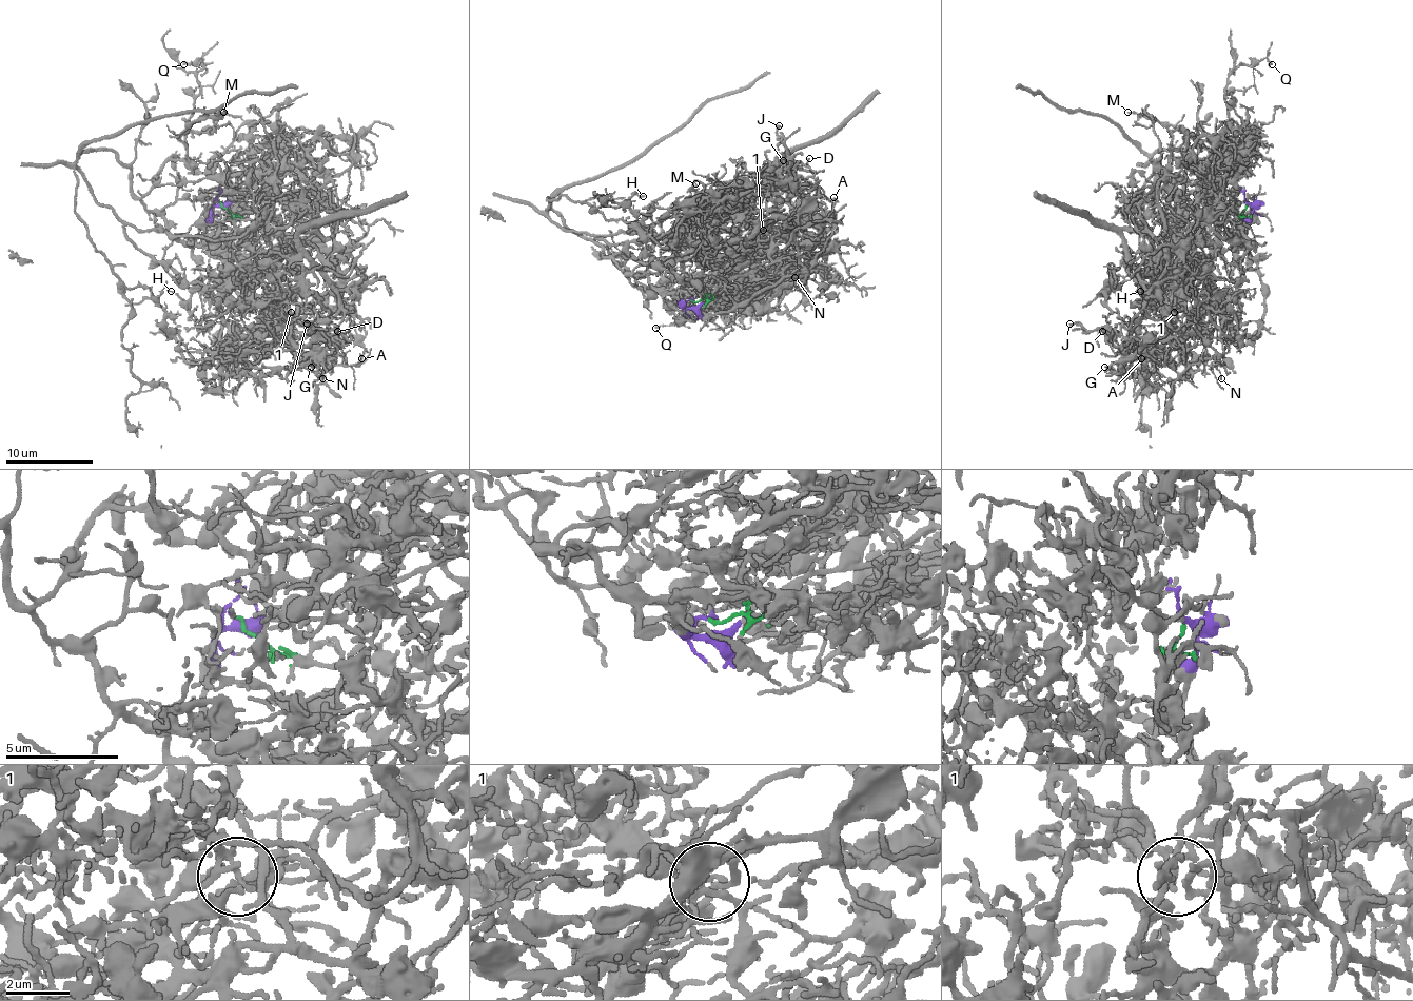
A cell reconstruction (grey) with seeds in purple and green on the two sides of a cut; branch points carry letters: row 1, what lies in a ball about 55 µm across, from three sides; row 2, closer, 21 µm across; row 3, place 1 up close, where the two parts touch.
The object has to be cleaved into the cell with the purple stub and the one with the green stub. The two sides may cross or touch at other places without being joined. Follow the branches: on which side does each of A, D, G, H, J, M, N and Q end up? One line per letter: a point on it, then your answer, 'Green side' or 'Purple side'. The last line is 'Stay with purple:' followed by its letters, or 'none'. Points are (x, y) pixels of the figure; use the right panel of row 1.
A: Place: (1141, 358). Purple side
D: Place: (1102, 331). Green side
G: Place: (1104, 367). Green side
H: Place: (1140, 291). Purple side
J: Place: (1070, 324). Green side
M: Place: (1127, 112). Purple side
N: Place: (1221, 378). Purple side
Q: Place: (1272, 64). Purple side
Stay with purple: A, H, M, N, Q

